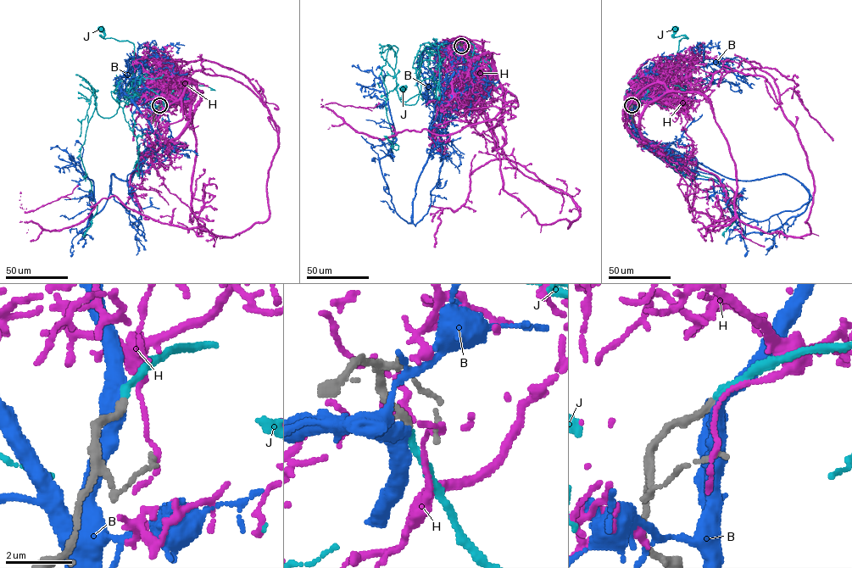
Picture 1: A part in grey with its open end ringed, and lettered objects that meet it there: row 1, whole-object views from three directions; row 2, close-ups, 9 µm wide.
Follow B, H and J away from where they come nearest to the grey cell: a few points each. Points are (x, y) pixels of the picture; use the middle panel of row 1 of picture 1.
B: (461, 46), (410, 223), (396, 212), (381, 167), (396, 140), (381, 82), (351, 65)
H: (462, 46), (501, 88), (503, 189), (541, 224), (579, 215), (491, 159), (434, 247)
J: (461, 46), (469, 57), (443, 58), (433, 72), (435, 92), (416, 94), (404, 102), (405, 87), (403, 88)

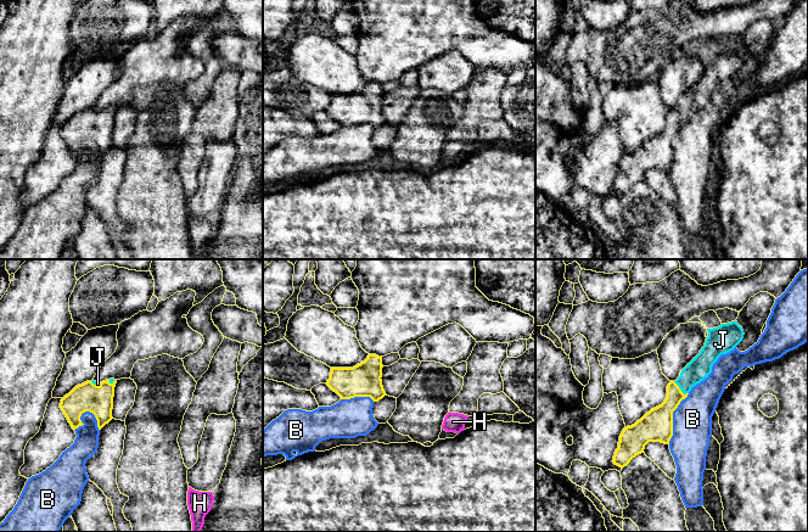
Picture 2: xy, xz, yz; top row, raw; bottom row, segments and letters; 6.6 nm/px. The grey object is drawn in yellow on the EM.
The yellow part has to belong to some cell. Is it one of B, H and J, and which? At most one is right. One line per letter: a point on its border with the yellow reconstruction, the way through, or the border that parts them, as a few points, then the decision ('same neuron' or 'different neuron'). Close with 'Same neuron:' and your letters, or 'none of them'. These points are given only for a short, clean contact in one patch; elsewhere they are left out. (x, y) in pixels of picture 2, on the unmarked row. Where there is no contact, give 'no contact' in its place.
B: contact yz (672, 146); different neuron
H: no contact; different neuron
J: contact yz (680, 117); way yz (658, 147), (680, 117), (684, 110), (700, 94); same neuron
Same neuron: J

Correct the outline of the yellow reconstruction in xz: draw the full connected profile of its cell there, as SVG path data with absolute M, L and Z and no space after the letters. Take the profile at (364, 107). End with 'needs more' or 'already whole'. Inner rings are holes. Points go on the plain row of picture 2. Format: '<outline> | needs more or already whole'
M369 82L367 85L353 95L331 95L326 112L341 127L370 124L378 129L386 123L382 113L382 84Z | already whole

